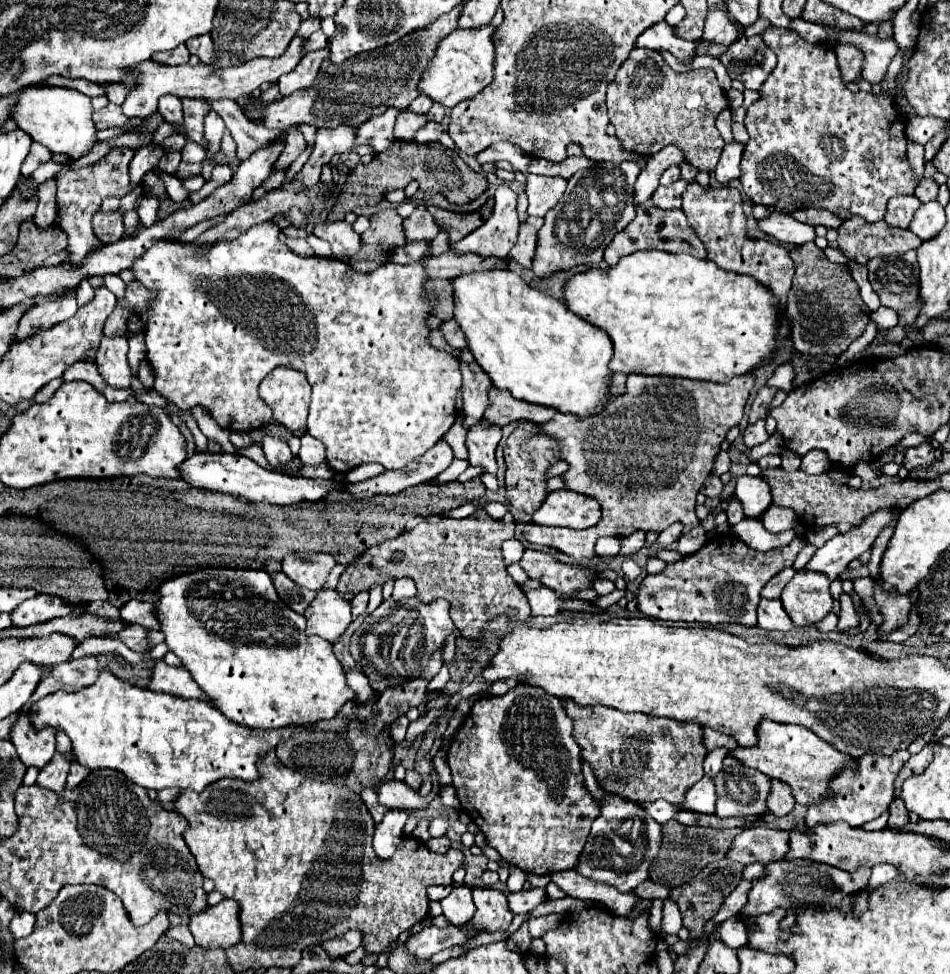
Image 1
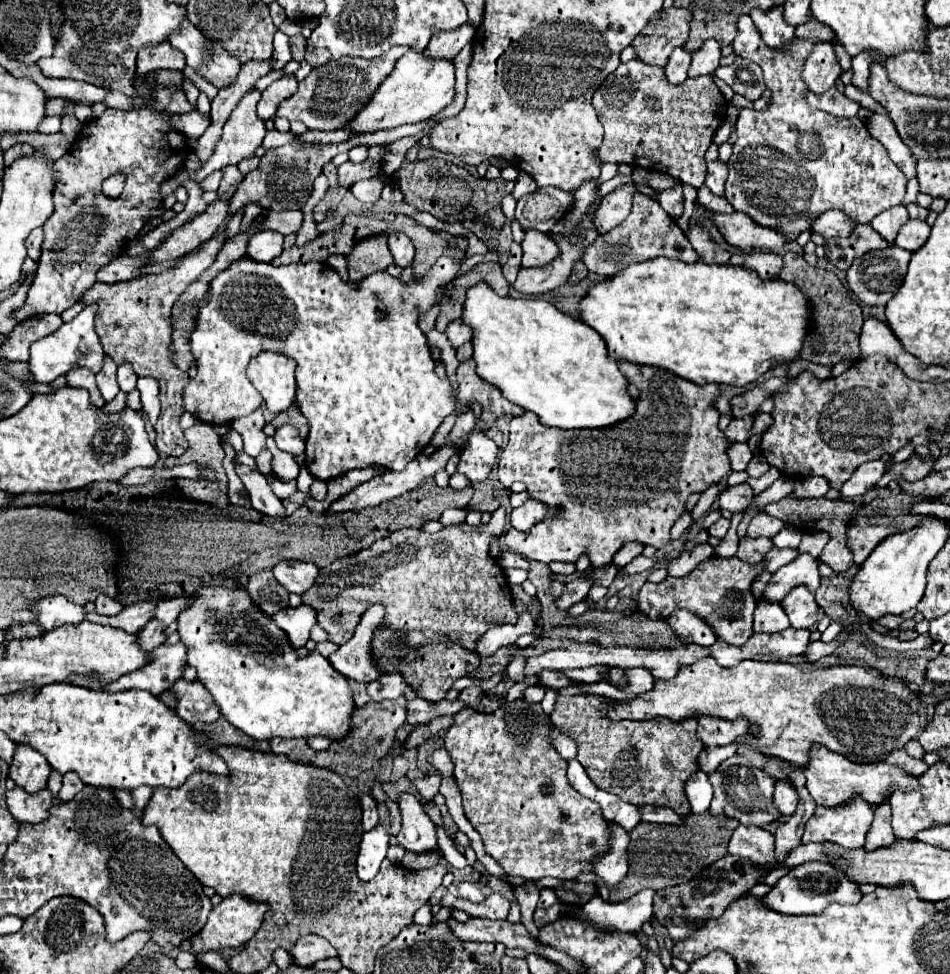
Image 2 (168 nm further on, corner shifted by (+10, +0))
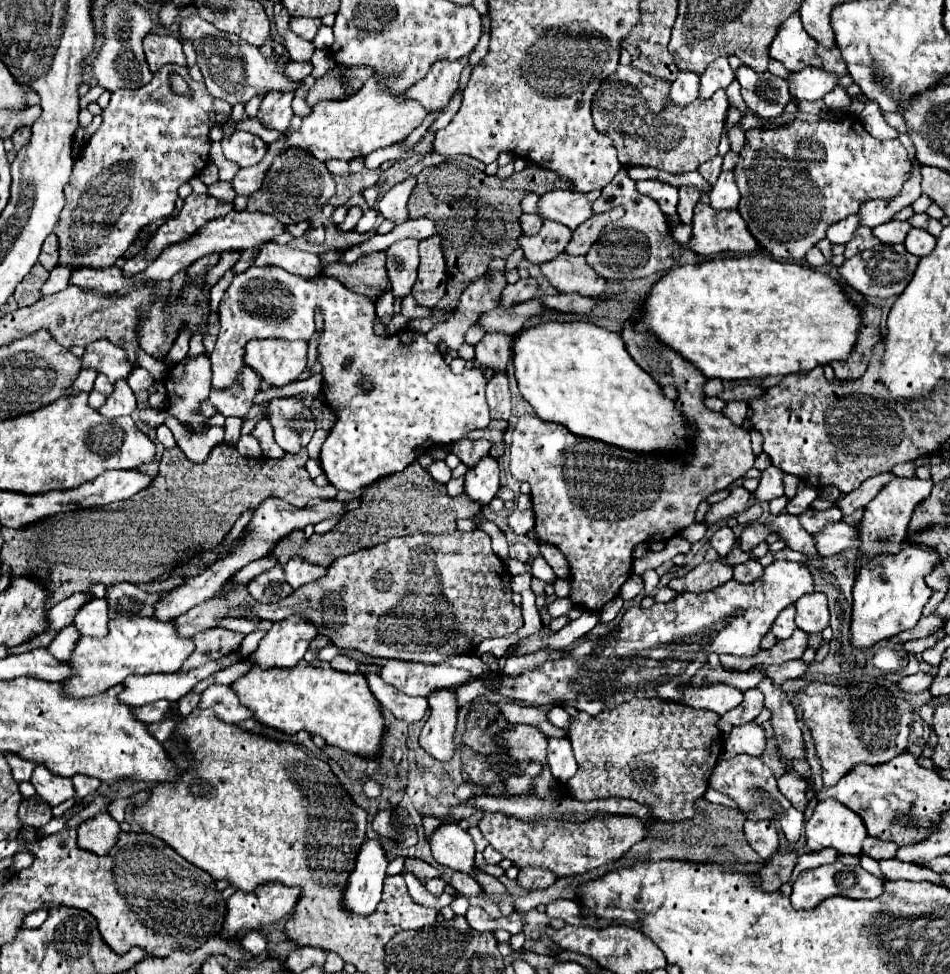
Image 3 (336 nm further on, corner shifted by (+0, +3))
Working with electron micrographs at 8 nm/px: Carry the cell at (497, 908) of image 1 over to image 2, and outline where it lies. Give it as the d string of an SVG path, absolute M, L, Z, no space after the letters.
M463 881L463 883L459 883L459 885L457 885L457 891L459 891L459 897L469 899L469 901L473 901L473 903L479 903L479 901L483 901L483 899L485 899L485 895L483 895L483 891L479 889L479 885L477 885L477 883Z

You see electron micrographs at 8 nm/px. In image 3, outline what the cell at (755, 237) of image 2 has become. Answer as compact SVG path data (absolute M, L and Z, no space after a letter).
M633 166L629 168L629 178L633 180L659 180L665 184L671 184L677 188L681 186L699 186L701 188L701 200L695 204L695 216L693 216L693 238L689 242L689 248L695 250L697 254L717 254L717 252L759 252L761 244L753 238L749 232L745 220L737 210L715 210L709 204L709 190L711 184L699 174L699 172L687 172L687 174L667 174L663 170L655 170L649 166Z

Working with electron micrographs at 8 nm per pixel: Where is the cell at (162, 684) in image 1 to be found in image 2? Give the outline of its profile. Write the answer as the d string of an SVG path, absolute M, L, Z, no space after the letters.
M179 679L171 689L179 697L179 705L175 711L185 723L215 723L217 719L221 719L217 703L201 683L189 683L185 679Z

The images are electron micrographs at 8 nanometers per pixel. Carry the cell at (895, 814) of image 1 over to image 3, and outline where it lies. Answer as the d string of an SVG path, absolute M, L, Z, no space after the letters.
M869 838L867 842L863 842L863 852L875 860L879 858L895 858L897 852L897 844L889 842L889 840L879 840L879 838Z

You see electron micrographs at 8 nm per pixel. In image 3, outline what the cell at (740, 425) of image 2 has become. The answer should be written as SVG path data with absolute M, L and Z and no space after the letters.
M739 400L739 402L729 402L727 404L727 408L723 410L723 414L735 424L735 426L743 426L743 422L745 422L745 418L747 418L747 402L743 402L743 400Z

